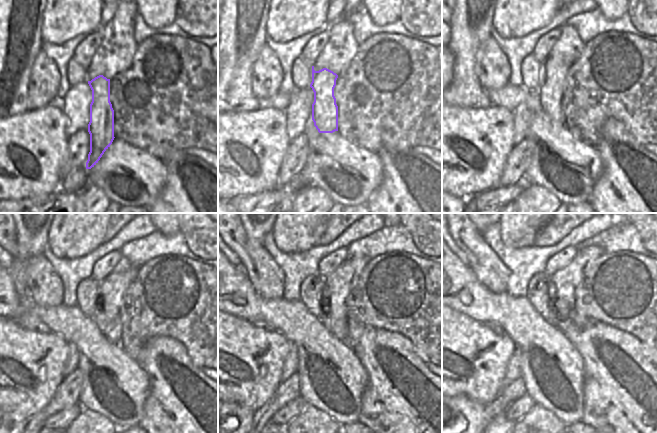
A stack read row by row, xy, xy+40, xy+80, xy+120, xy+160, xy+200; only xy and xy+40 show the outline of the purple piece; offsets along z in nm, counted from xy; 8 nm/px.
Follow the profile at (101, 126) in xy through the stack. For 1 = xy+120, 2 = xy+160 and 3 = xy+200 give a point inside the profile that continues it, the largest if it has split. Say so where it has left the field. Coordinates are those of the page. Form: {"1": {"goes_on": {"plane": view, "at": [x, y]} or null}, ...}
{"1": {"goes_on": {"plane": "xy+120", "at": [108, 300]}}, "2": {"goes_on": {"plane": "xy+160", "at": [338, 284]}}, "3": {"goes_on": {"plane": "xy+200", "at": [562, 286]}}}

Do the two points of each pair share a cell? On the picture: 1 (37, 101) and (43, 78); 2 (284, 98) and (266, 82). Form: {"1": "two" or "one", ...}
{"1": "one", "2": "two"}

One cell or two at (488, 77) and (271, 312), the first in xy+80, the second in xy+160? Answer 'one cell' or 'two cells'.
two cells

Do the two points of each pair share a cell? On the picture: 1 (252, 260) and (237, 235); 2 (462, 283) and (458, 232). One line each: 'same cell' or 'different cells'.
1: same cell
2: different cells

